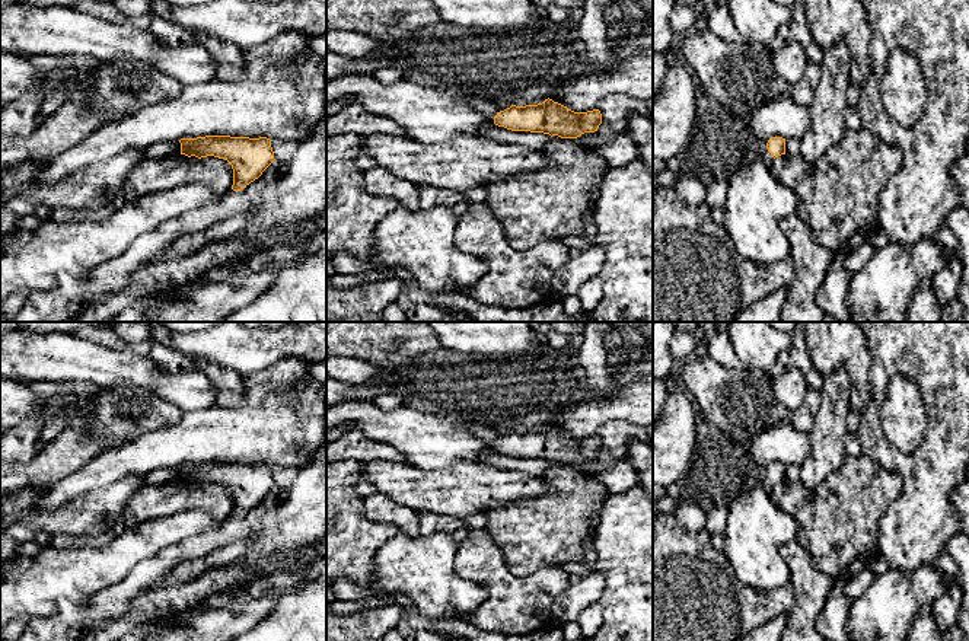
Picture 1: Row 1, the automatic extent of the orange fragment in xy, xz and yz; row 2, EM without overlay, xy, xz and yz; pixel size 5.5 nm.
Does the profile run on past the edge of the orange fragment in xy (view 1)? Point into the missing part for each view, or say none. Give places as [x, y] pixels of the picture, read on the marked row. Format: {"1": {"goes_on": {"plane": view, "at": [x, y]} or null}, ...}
{"1": {"goes_on": null}}

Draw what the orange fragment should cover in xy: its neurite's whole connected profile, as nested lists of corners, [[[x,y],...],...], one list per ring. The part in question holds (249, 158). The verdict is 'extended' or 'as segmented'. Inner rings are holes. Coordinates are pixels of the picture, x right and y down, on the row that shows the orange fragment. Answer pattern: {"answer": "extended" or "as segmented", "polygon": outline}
{"answer": "as segmented", "polygon": [[[205,135],[181,138],[181,154],[198,159],[214,156],[227,160],[233,169],[233,191],[240,191],[275,160],[271,140],[267,137]]]}

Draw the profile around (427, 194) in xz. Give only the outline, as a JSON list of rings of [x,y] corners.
[[[430,185],[418,186],[421,211],[428,211],[430,208],[436,207],[439,191],[440,189],[430,186]]]

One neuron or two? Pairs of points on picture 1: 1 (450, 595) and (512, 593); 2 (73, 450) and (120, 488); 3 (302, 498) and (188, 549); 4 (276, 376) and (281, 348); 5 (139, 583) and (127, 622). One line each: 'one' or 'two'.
1: two
2: two
3: one
4: two
5: two

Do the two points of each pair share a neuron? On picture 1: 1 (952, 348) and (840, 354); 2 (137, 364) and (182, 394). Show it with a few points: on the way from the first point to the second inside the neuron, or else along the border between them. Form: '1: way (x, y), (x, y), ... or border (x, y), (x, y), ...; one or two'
1: border (864, 337), (870, 357), (869, 383), (872, 386); two
2: way (149, 376), (156, 382), (171, 386); one

